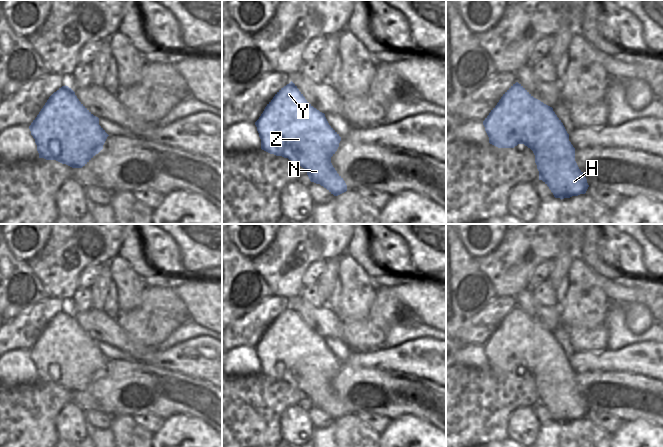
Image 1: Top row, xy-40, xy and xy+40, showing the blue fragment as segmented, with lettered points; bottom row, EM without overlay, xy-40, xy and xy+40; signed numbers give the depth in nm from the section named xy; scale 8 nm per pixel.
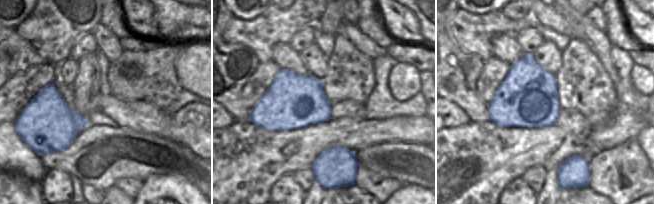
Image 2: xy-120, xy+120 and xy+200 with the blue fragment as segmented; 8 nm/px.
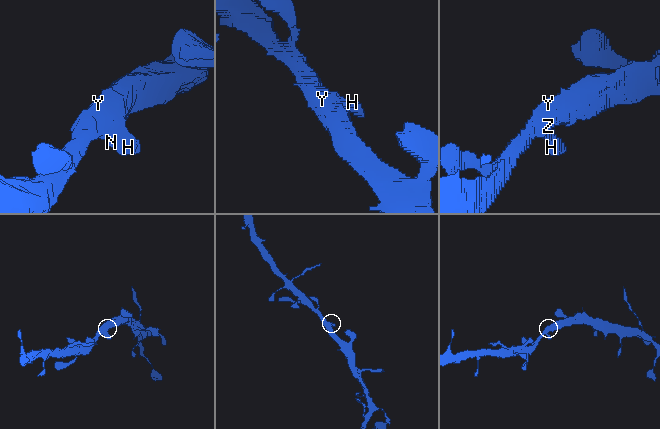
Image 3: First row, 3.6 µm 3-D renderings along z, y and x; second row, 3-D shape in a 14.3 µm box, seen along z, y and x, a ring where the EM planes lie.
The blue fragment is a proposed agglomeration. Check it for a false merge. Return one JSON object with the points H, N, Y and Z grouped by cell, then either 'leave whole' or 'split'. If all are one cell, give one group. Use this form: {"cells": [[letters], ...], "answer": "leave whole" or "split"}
{"cells": [["H", "N", "Y", "Z"]], "answer": "leave whole"}

